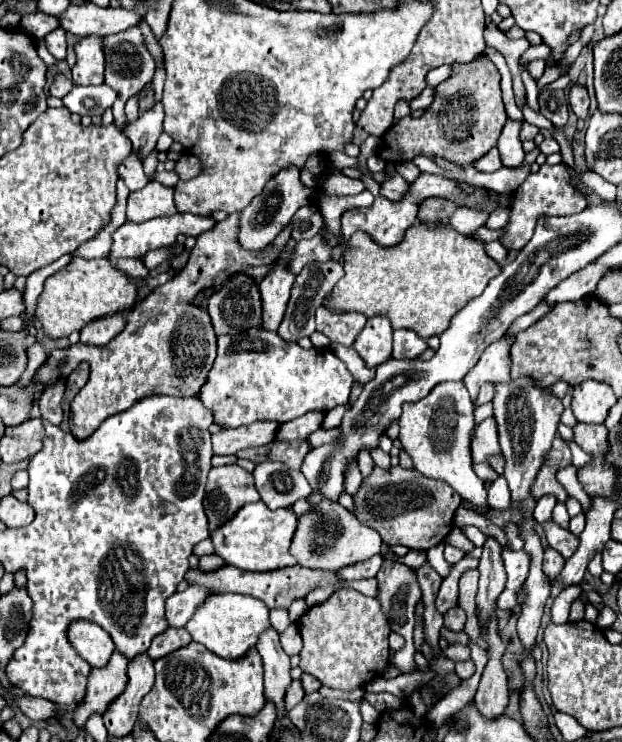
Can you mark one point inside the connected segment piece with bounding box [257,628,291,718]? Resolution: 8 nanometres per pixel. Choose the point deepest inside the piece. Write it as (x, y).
(276, 663)

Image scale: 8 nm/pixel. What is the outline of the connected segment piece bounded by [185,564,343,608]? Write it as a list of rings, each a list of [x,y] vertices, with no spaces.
[[[221,566],[219,570],[211,570],[211,572],[201,572],[199,568],[189,568],[185,574],[185,580],[189,584],[197,584],[207,588],[209,592],[237,592],[237,594],[249,594],[253,598],[259,598],[267,604],[267,608],[289,608],[293,600],[297,598],[305,598],[309,592],[313,592],[315,588],[327,586],[327,584],[339,584],[343,582],[335,572],[327,572],[327,570],[309,570],[303,566],[289,566],[283,570],[273,570],[273,572],[263,572],[263,574],[255,574],[255,572],[245,572],[239,570],[235,566]]]

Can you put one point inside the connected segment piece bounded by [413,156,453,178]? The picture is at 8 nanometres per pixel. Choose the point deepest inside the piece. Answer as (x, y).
(423, 163)

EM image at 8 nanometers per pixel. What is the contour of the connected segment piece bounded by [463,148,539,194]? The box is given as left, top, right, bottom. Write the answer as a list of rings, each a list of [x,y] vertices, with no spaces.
[[[535,148],[531,154],[525,156],[523,164],[519,168],[501,168],[493,174],[489,174],[489,172],[483,174],[483,172],[475,170],[473,166],[467,166],[467,172],[463,174],[463,180],[467,184],[481,186],[481,188],[487,188],[487,190],[495,190],[495,192],[501,192],[501,194],[513,194],[531,174],[531,164],[535,162],[537,154],[539,154],[539,150]]]

